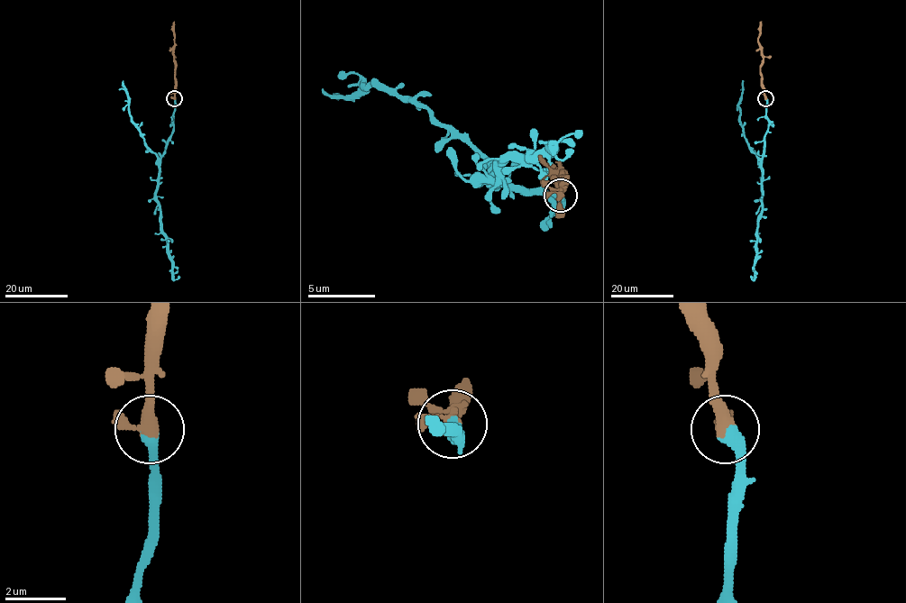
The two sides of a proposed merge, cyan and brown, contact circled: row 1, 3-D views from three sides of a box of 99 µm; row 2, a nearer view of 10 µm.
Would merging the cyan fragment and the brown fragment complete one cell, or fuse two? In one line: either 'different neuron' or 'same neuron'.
same neuron

